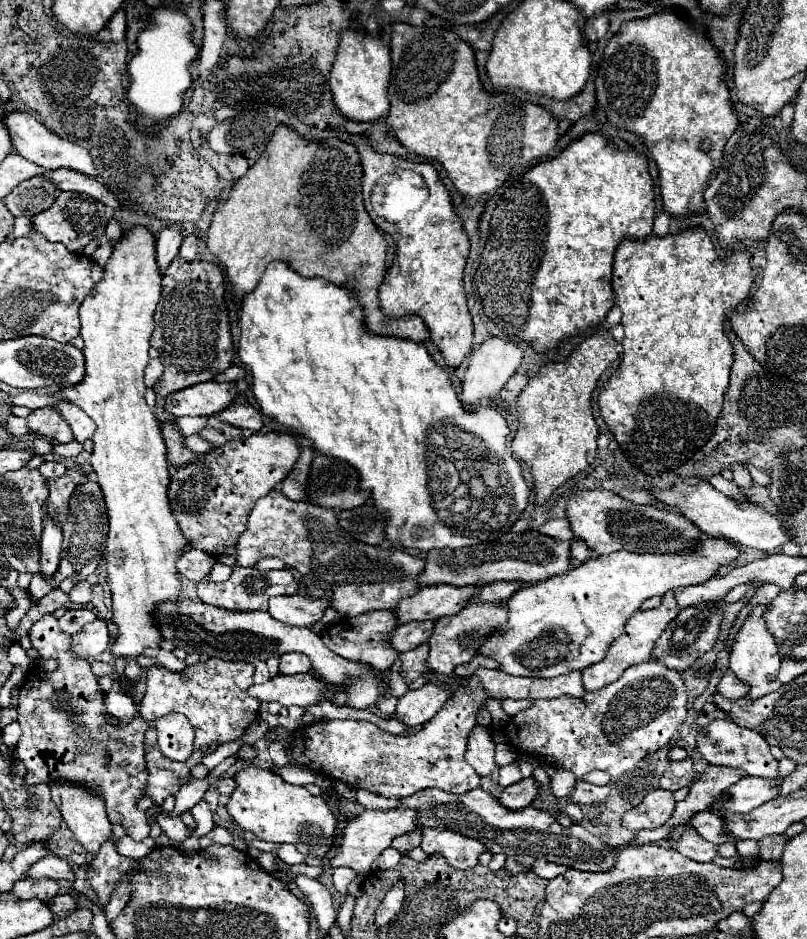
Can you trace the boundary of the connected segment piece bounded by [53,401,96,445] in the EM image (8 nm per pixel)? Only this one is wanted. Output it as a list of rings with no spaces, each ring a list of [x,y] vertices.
[[[61,401],[57,405],[53,405],[61,415],[63,419],[69,423],[71,431],[73,431],[73,437],[77,443],[85,443],[87,439],[91,439],[96,430],[94,421],[79,407],[75,407],[75,403],[69,403],[69,401]]]

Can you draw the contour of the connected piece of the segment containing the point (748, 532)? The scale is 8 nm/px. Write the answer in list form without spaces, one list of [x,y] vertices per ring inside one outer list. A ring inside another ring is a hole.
[[[683,479],[679,481],[675,487],[659,491],[653,489],[655,497],[659,501],[663,501],[671,511],[677,511],[681,515],[685,515],[687,519],[691,519],[703,533],[711,535],[711,537],[725,537],[731,543],[737,545],[747,545],[747,547],[755,547],[761,551],[777,551],[781,549],[787,541],[791,541],[787,529],[765,509],[753,505],[753,503],[739,503],[733,501],[731,497],[719,493],[717,489],[713,489],[709,483],[701,483],[697,479]]]

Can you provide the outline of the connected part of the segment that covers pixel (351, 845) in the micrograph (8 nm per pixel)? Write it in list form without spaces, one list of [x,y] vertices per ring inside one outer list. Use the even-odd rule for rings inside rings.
[[[395,809],[395,811],[365,811],[357,817],[353,817],[351,821],[347,821],[347,825],[343,827],[341,833],[341,841],[339,845],[335,845],[335,855],[329,861],[327,869],[335,869],[335,867],[351,867],[359,873],[365,873],[371,869],[371,863],[379,857],[379,853],[387,847],[391,847],[391,839],[397,835],[403,835],[411,829],[419,827],[419,821],[415,819],[415,811],[407,811],[407,809]]]

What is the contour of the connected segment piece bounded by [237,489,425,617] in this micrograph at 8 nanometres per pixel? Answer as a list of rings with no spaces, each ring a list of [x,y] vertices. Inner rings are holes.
[[[277,489],[259,499],[249,515],[247,529],[237,541],[237,563],[255,565],[263,557],[277,557],[299,571],[305,593],[311,599],[329,599],[331,609],[343,617],[357,617],[367,611],[395,609],[405,597],[415,595],[417,575],[425,561],[399,549],[379,549],[359,543],[337,523],[337,511],[305,501],[291,501]]]

